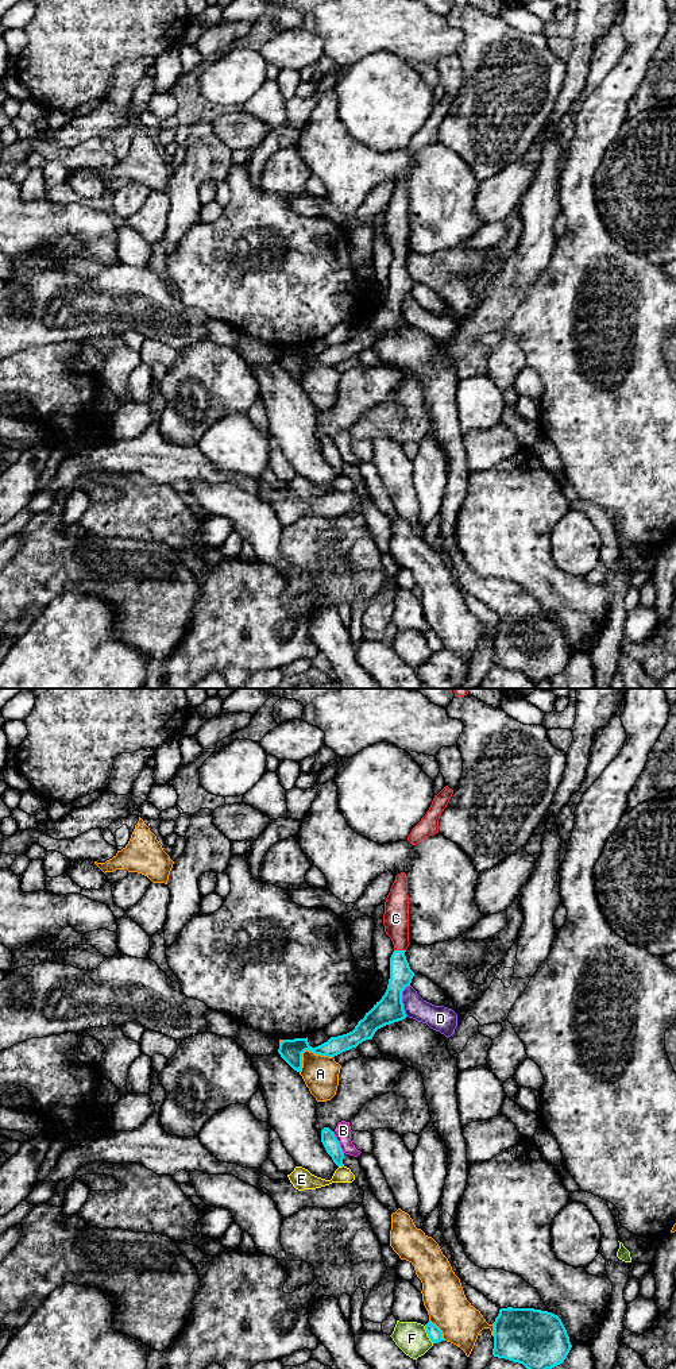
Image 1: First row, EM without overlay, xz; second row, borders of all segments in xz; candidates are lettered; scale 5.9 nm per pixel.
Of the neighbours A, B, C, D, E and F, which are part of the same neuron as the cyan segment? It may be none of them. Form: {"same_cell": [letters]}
{"same_cell": ["C"]}

